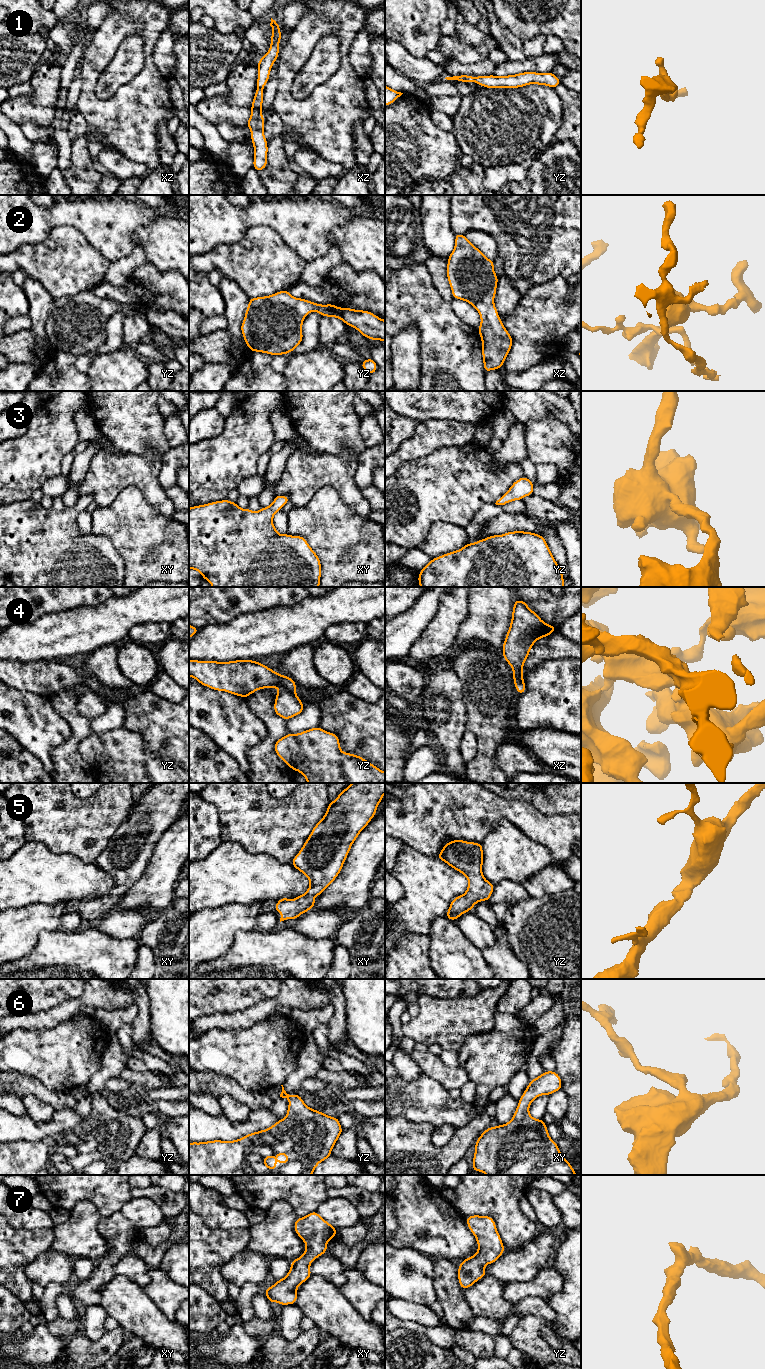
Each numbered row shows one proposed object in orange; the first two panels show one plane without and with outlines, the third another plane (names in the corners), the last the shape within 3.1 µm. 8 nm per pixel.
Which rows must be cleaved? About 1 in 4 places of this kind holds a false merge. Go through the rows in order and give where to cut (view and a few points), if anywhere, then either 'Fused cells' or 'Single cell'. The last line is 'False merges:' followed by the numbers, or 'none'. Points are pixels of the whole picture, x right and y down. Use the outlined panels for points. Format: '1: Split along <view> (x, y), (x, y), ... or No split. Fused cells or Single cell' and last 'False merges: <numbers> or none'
1: No split. Single cell
2: No split. Single cell
3: No split. Single cell
4: No split. Single cell
5: No split. Single cell
6: No split. Single cell
7: No split. Single cell
False merges: none

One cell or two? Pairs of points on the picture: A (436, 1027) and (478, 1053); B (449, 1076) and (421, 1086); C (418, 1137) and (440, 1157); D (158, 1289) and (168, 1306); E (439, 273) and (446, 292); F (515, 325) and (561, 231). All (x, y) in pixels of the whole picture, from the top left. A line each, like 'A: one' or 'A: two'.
A: two
B: two
C: one
D: one
E: one
F: two

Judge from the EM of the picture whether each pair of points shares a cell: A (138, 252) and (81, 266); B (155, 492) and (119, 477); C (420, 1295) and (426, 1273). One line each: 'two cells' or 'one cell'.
A: two cells
B: one cell
C: one cell

